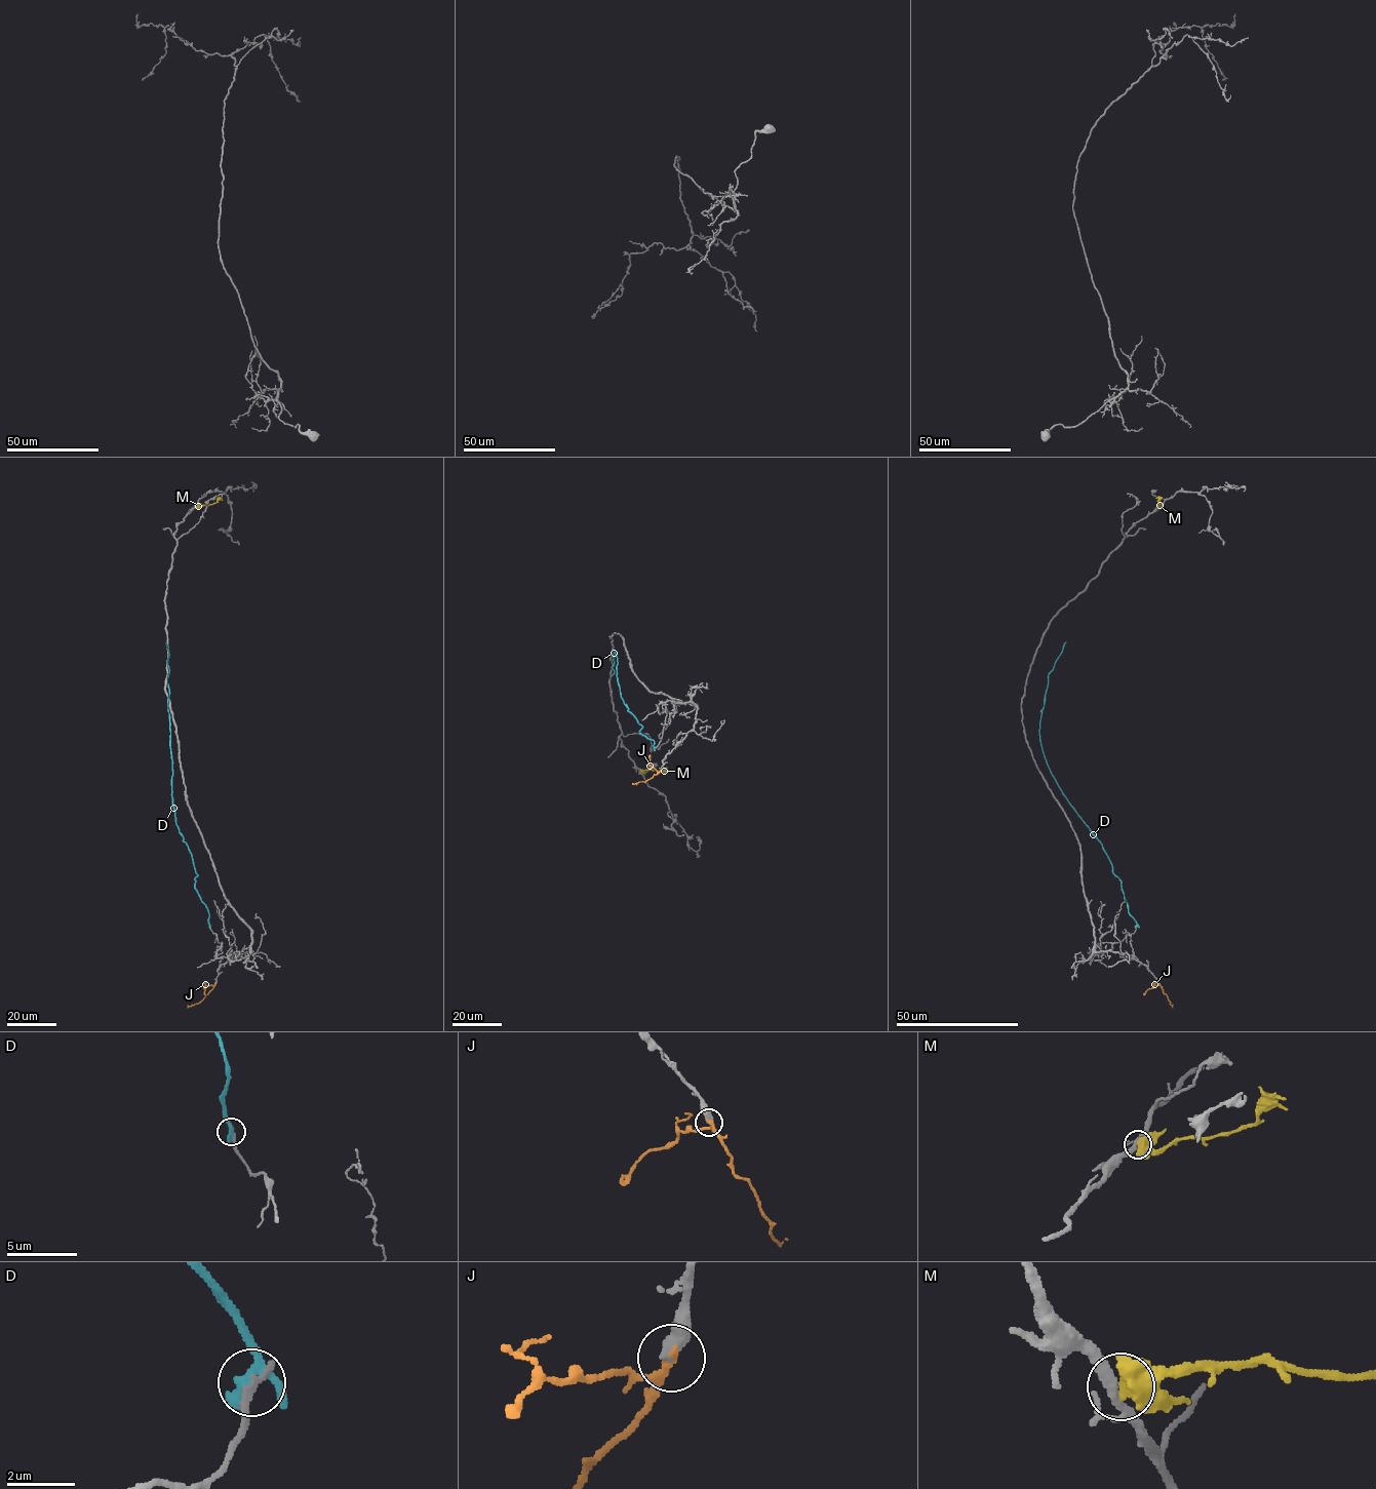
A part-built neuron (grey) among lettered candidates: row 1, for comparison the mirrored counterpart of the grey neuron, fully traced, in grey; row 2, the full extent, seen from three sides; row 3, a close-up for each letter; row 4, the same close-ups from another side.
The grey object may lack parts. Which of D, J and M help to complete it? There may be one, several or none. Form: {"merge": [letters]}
{"merge": ["J"]}

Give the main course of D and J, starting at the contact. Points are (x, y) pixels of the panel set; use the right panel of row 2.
D: (1136, 926), (1119, 879), (1112, 872), (1102, 845), (1065, 795), (1042, 749), (1038, 729), (1048, 675), (1065, 641)
J: (1160, 984), (1173, 1007)

